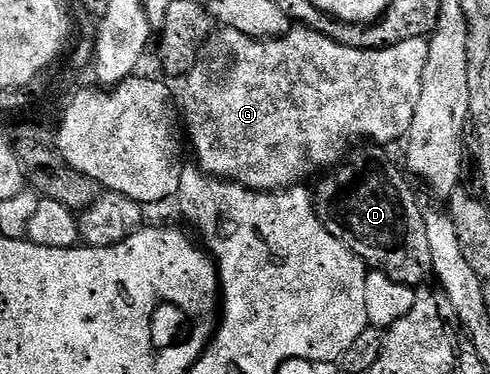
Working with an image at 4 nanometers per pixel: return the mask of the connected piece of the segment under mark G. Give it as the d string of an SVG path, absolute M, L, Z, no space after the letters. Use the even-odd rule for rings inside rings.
M303 26L289 27L283 36L270 40L256 40L253 36L242 34L233 28L220 28L213 31L206 43L200 59L188 72L184 88L184 108L182 104L182 124L186 136L192 139L192 148L196 151L195 163L211 176L222 180L231 180L233 184L245 184L256 192L275 192L299 185L307 176L315 172L323 173L341 163L340 155L344 152L348 140L364 139L376 146L388 146L391 140L403 141L414 122L414 110L418 110L418 98L422 98L422 76L428 62L427 39L402 42L399 46L390 46L386 50L354 50L346 46L338 46L330 38L318 34Z

